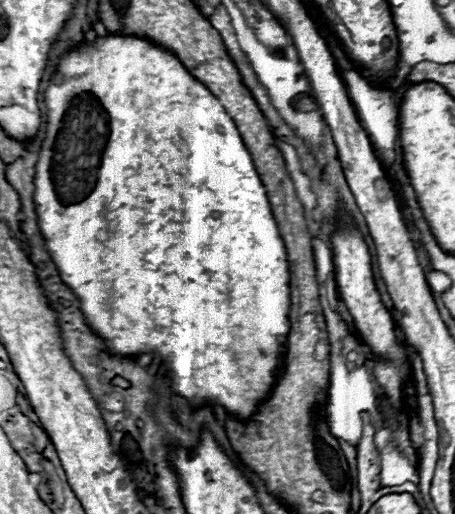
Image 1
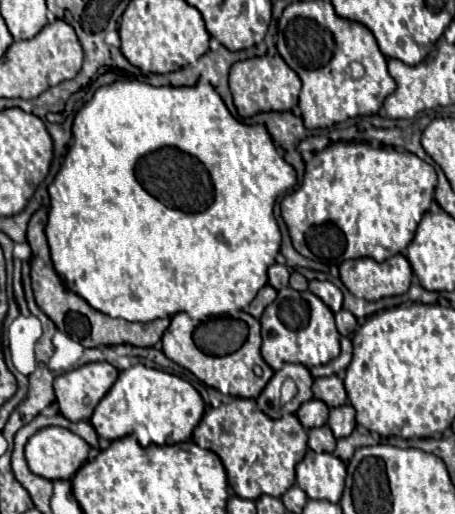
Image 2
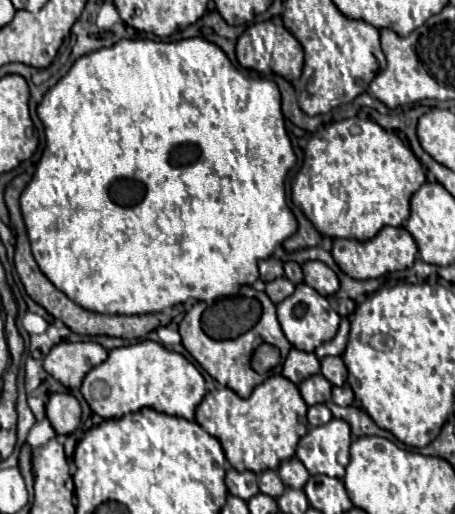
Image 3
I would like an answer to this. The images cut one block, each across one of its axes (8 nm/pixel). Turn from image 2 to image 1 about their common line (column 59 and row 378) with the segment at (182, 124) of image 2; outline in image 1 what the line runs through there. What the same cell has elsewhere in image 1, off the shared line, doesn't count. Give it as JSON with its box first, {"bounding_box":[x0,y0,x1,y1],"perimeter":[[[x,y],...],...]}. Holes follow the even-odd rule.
{"bounding_box":[34,36,290,420],"perimeter":[[[96,36],[92,42],[96,46],[84,42],[80,50],[60,60],[54,82],[44,92],[46,138],[42,140],[42,150],[36,164],[34,202],[48,254],[52,254],[64,284],[70,286],[70,290],[80,298],[80,308],[84,310],[88,324],[106,340],[112,352],[132,356],[154,352],[162,358],[176,394],[184,396],[196,406],[220,404],[234,416],[248,420],[254,414],[256,404],[266,398],[274,386],[282,364],[282,354],[286,350],[286,334],[290,330],[288,256],[272,216],[266,190],[222,102],[204,84],[200,84],[172,52],[134,36]]]}

